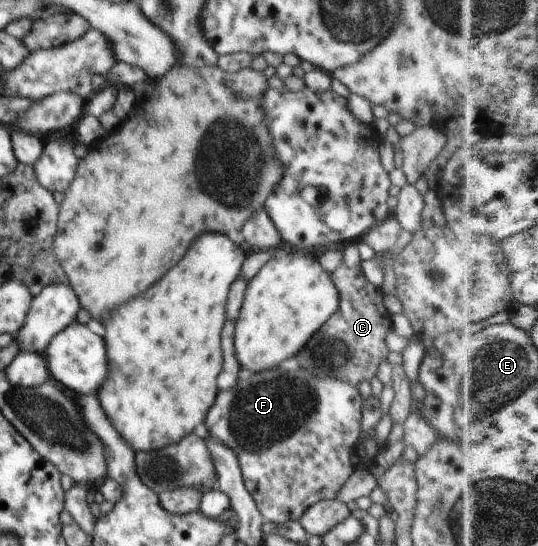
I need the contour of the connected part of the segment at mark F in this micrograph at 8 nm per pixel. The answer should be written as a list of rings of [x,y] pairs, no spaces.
[[[282,366],[278,368],[268,369],[260,373],[240,372],[241,376],[238,382],[229,390],[222,390],[218,394],[216,404],[210,408],[208,418],[204,422],[204,426],[216,441],[229,447],[235,452],[243,477],[245,488],[251,493],[255,499],[255,503],[260,508],[261,516],[264,521],[271,521],[278,525],[289,521],[298,521],[307,509],[310,509],[319,501],[337,499],[340,488],[348,481],[348,478],[355,472],[350,458],[355,450],[356,444],[361,438],[361,423],[363,420],[363,398],[358,391],[356,385],[349,384],[346,380],[338,380],[335,376],[322,376],[322,372],[318,374],[318,370],[306,370],[306,368],[296,368],[296,370],[284,370]]]

